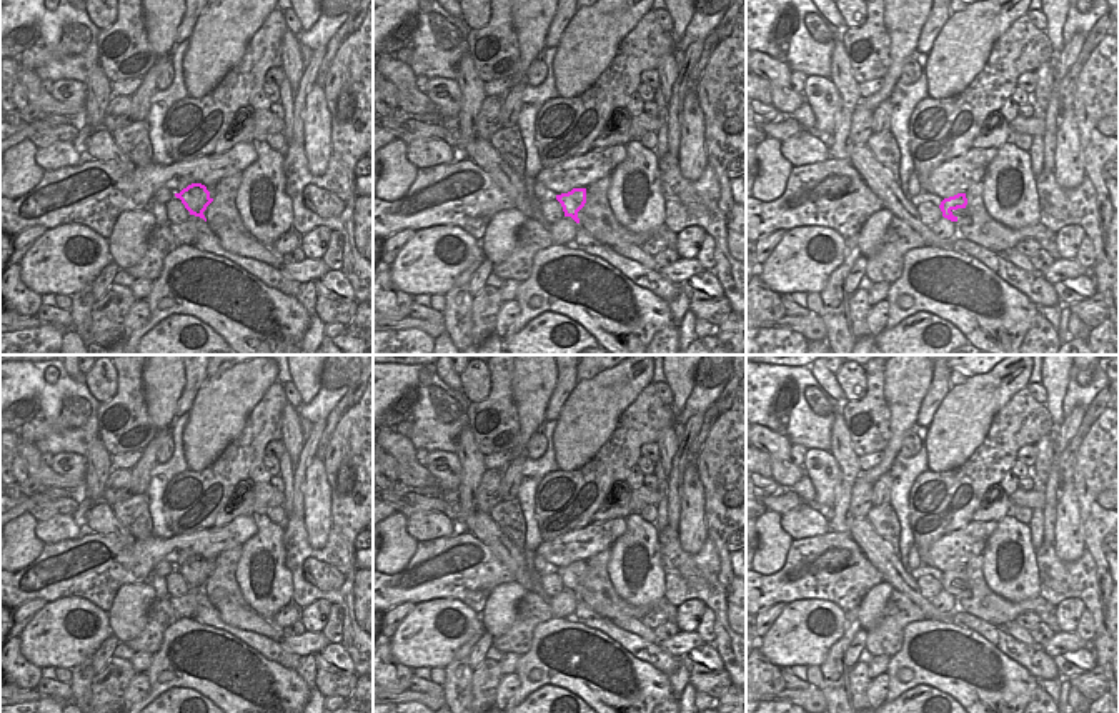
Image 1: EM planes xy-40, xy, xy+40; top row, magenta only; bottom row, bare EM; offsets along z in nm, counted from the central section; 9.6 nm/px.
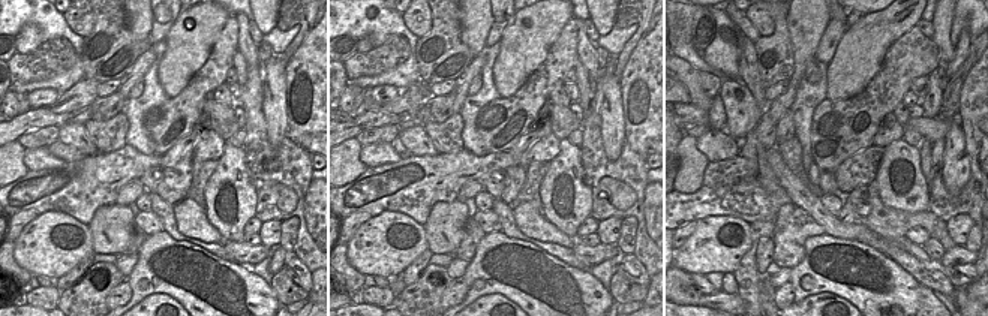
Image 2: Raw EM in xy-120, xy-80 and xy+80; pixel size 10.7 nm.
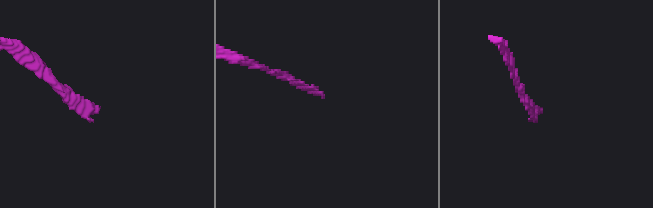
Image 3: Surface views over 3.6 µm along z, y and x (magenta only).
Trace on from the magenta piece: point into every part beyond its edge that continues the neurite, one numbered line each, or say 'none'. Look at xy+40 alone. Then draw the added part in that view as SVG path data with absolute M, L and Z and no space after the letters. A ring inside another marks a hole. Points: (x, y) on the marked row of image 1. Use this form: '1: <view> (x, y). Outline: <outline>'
1: xy+40 (979, 229). Outline: M982 198L981 208L981 213L971 213L959 208L951 210L957 215L957 220L952 223L957 227L957 232L962 238L996 253L1014 248L1024 238L1034 238L1054 260L1061 258L1056 245L1056 233L1044 225L1034 223L1022 228L1009 228L996 222L986 212Z

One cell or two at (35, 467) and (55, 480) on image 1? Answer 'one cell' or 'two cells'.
one cell

